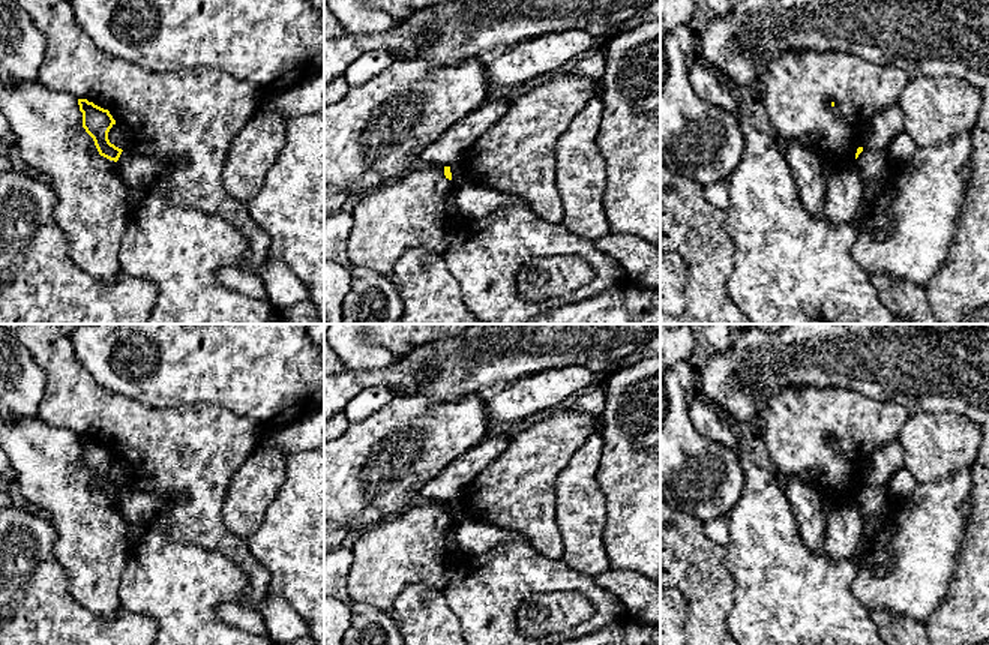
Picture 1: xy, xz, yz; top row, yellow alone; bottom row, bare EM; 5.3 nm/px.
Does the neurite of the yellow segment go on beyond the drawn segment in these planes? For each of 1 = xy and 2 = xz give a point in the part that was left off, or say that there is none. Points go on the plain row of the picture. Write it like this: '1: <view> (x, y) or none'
1: none
2: none

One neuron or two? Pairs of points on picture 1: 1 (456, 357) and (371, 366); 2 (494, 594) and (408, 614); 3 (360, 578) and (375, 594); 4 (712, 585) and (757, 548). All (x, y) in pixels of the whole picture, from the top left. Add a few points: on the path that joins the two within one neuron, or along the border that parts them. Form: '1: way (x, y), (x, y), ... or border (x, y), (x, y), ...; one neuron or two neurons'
1: way (435, 366), (392, 366); one neuron
2: border (441, 591), (461, 629); two neurons
3: way (365, 582), (372, 590); one neuron
4: border (725, 546), (725, 566), (733, 582), (733, 606); two neurons

